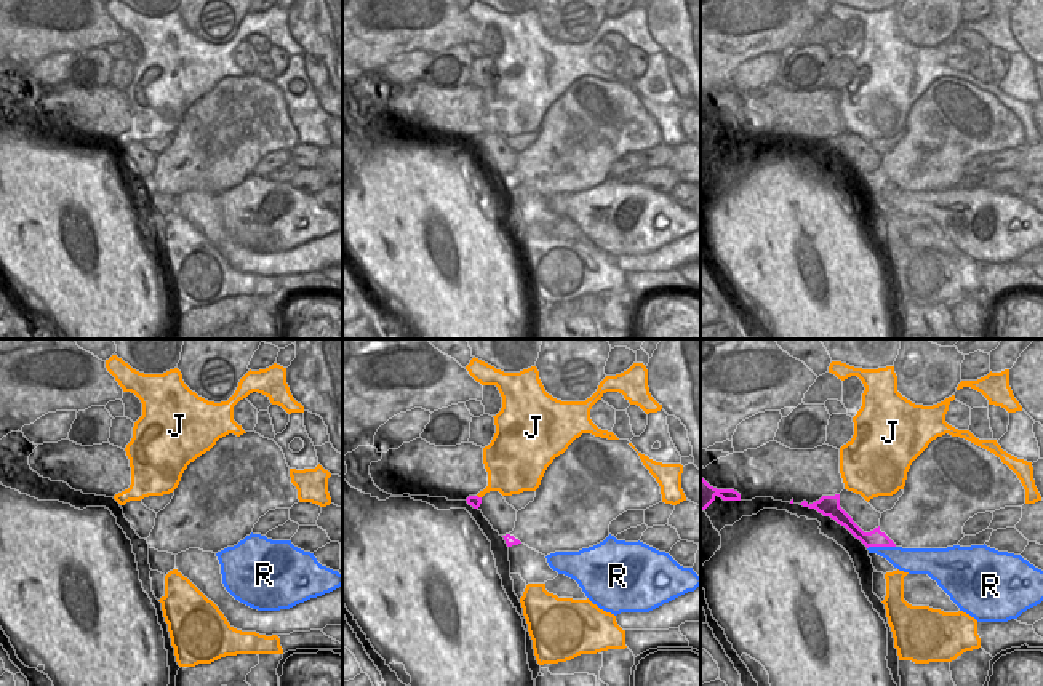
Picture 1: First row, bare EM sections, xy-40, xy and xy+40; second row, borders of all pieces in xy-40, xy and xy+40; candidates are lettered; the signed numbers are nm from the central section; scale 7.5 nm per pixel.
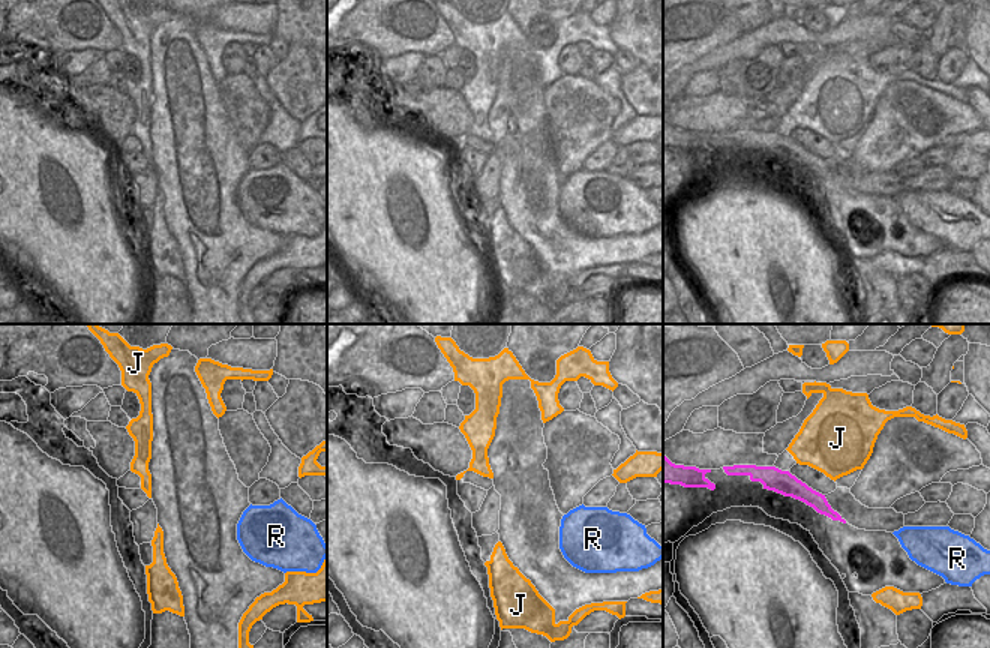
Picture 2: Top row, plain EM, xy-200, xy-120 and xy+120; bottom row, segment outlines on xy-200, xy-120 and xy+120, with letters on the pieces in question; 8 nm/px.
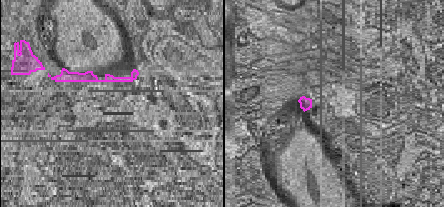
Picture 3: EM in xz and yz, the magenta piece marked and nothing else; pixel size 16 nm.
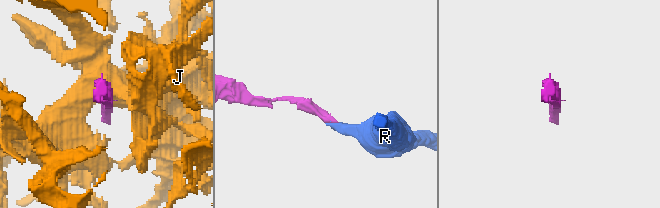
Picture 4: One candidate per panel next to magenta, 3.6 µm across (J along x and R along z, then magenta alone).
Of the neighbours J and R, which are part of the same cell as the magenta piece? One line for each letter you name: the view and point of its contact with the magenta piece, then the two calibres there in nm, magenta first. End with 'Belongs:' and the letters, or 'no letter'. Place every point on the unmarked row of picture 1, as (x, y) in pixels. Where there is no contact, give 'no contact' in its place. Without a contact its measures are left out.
R: contact xy+40 (880, 187); calibres 130 and 190 nm
Belongs: R

